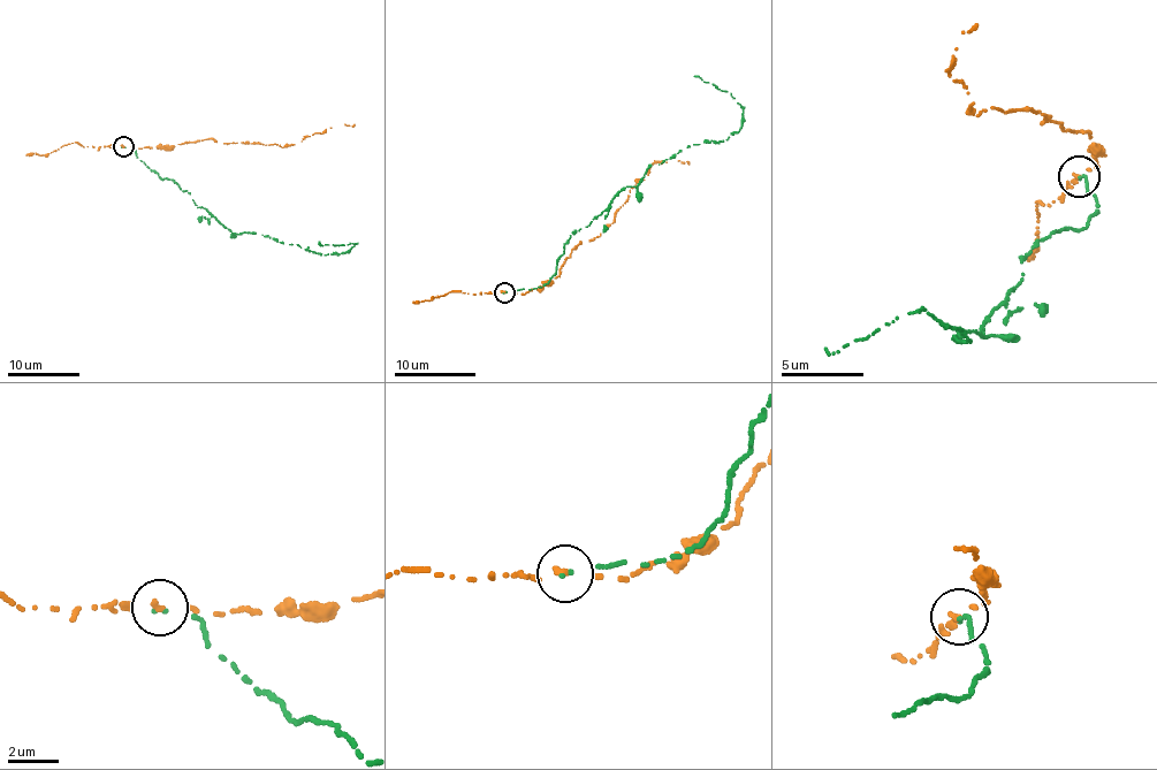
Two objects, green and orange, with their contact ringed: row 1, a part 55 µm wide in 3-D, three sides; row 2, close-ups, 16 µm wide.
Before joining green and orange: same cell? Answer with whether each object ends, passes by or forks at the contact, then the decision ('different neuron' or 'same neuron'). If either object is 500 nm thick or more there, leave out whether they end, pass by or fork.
green ends; orange passes by; different neuron

